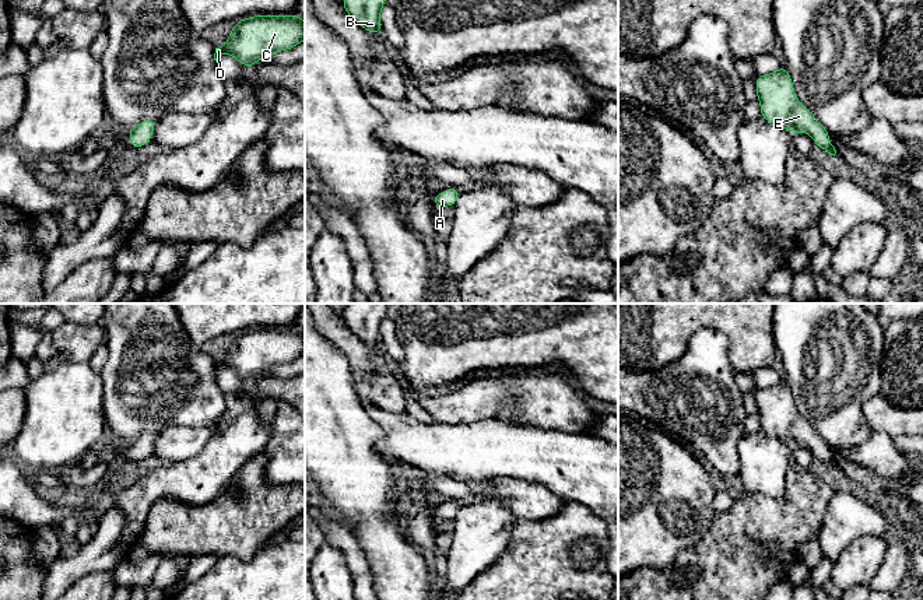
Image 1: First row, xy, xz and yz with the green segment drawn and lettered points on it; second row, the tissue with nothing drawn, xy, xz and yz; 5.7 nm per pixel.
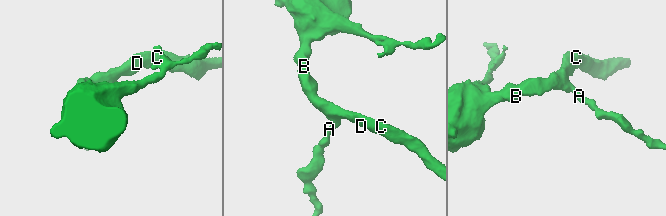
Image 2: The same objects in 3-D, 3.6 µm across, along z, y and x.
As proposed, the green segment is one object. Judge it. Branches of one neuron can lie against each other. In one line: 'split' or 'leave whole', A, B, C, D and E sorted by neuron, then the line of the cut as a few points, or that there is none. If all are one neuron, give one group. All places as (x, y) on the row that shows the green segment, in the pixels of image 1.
leave whole; groups A B C D E; cut none

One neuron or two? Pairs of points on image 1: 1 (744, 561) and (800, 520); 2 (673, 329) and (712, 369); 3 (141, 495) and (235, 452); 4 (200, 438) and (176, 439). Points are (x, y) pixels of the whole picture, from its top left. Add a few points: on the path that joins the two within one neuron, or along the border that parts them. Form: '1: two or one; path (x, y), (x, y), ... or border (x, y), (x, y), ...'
1: one; path (744, 543), (765, 520), (782, 520)
2: two; border (719, 330), (698, 329), (687, 348), (664, 365)
3: one; path (165, 481), (196, 481), (211, 469)
4: one; path (195, 438), (182, 439)

